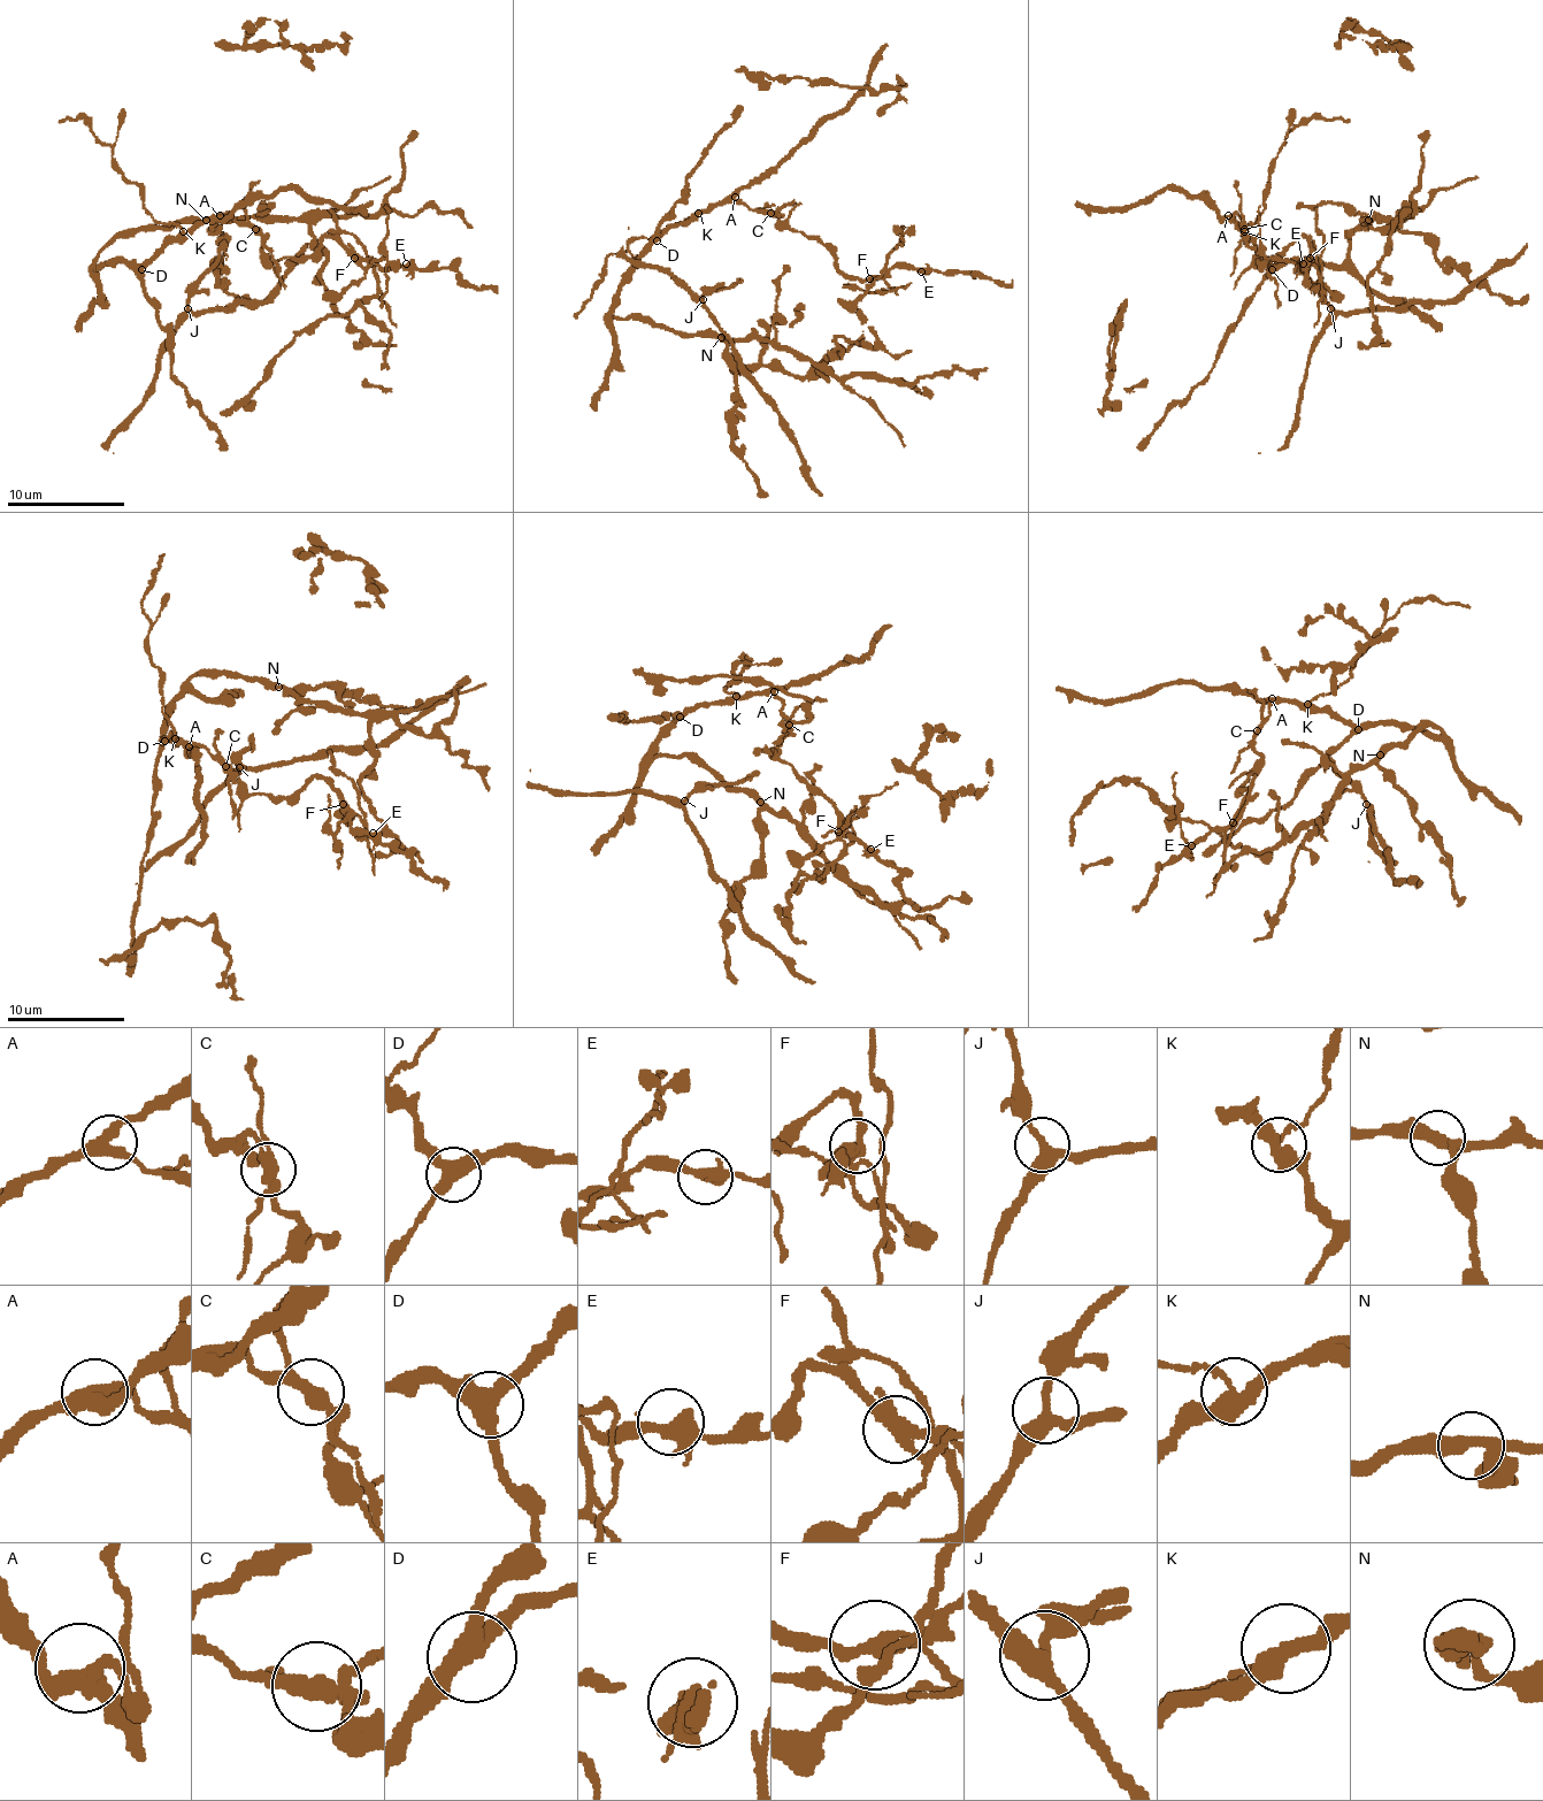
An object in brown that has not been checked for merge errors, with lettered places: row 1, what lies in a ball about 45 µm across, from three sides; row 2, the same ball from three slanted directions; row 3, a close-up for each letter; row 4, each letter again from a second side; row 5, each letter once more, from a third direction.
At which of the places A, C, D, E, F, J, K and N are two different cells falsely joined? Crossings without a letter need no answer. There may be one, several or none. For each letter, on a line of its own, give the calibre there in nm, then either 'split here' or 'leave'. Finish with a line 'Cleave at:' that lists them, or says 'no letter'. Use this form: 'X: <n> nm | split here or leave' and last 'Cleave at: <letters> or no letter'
A: 400 nm | leave
C: 280 nm | split here
D: 400 nm | leave
E: 360 nm | leave
F: 280 nm | split here
J: 340 nm | leave
K: 360 nm | split here
N: 340 nm | leave
Cleave at: C, F, K

